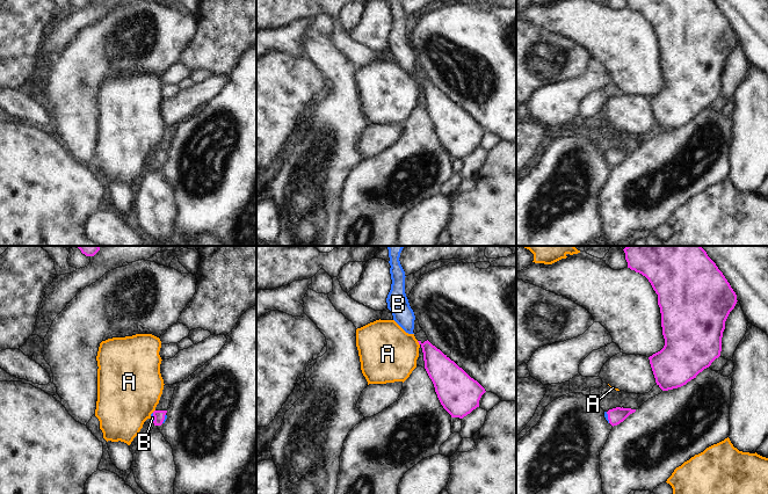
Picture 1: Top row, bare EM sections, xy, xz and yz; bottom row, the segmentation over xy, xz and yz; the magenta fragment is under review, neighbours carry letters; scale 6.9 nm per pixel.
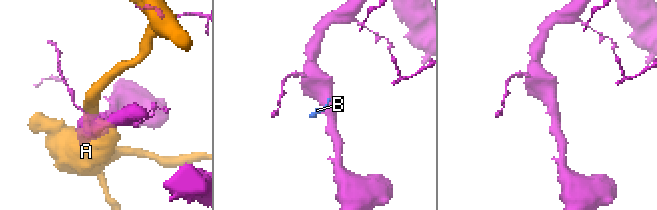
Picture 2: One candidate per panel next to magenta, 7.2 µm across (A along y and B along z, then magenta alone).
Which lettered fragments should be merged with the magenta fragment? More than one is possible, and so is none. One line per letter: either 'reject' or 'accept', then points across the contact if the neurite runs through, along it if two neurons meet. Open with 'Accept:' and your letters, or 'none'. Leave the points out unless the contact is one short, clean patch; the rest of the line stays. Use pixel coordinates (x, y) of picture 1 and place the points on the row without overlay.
Accept: B
A: reject
B: accept; way yz (616, 155), (608, 158), (606, 155)

